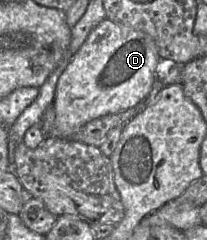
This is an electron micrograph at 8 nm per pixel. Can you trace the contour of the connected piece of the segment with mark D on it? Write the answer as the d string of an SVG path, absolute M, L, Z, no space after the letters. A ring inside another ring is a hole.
M108 18L101 21L58 79L52 102L55 120L49 137L69 139L87 122L137 105L150 93L159 61L151 36Z

